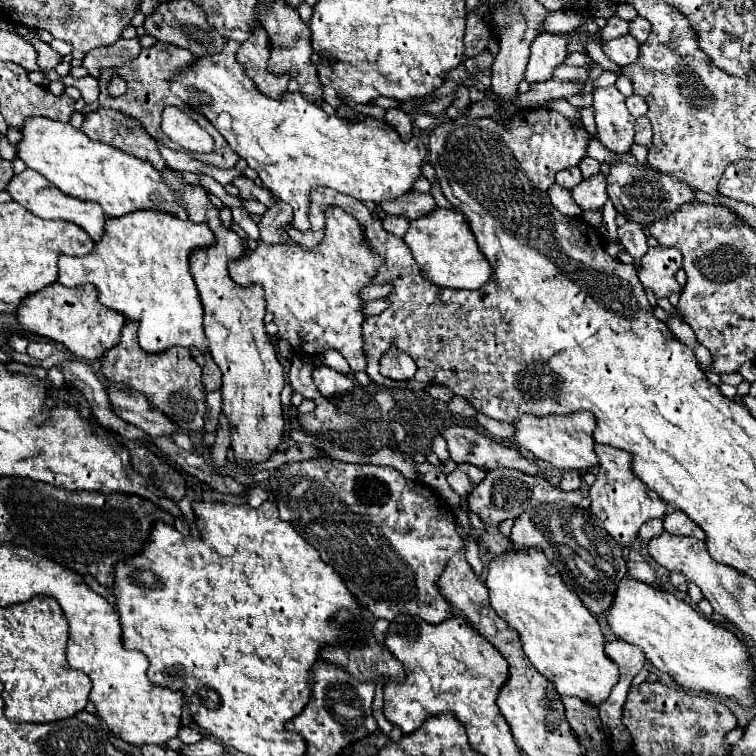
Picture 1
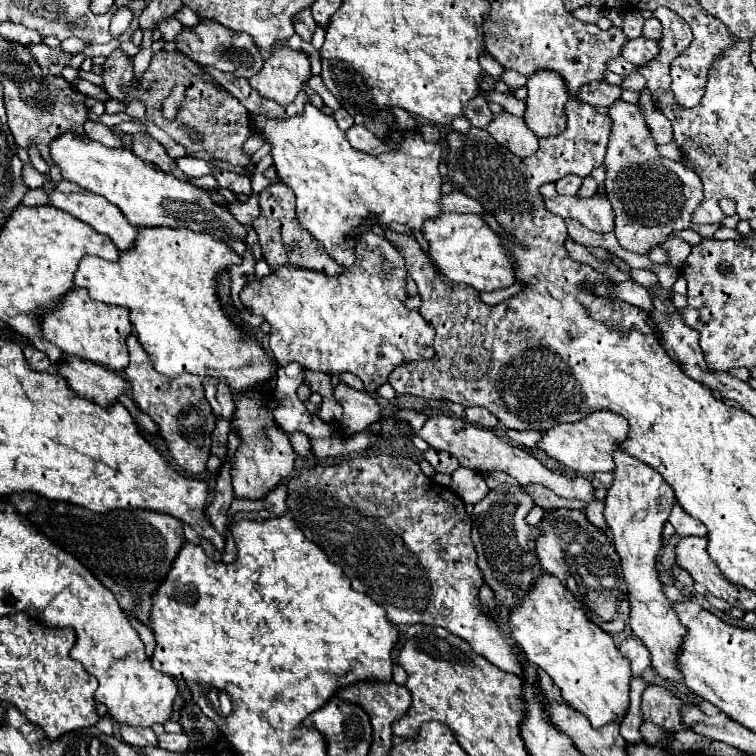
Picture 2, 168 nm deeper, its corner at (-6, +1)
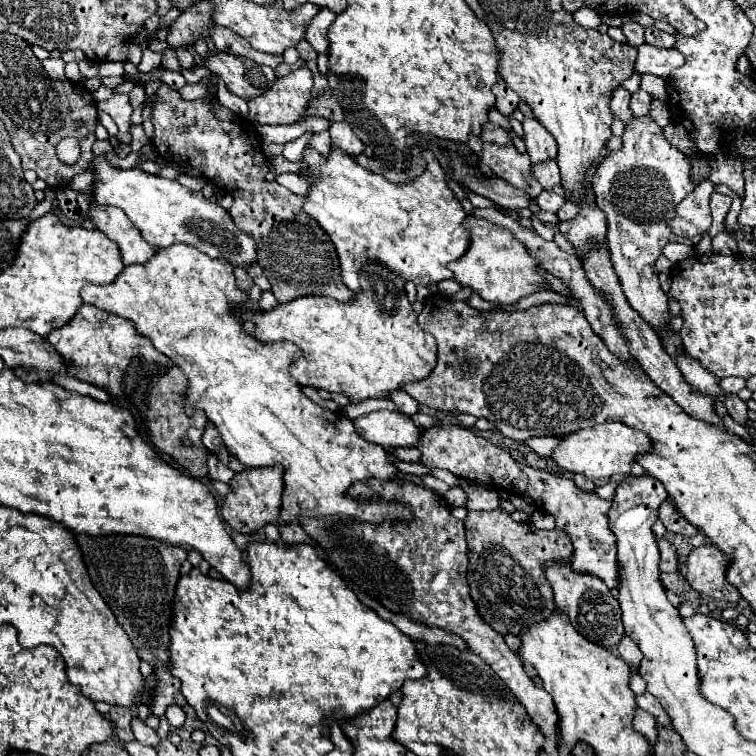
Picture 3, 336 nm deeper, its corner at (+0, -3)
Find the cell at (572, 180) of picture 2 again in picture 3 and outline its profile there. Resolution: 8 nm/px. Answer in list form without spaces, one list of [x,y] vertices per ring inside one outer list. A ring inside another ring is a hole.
[[[544,190],[544,192],[536,198],[536,202],[538,202],[538,206],[540,206],[542,210],[548,210],[548,212],[558,212],[558,210],[562,208],[562,204],[566,202],[566,198],[564,198],[564,196],[560,196],[560,194],[556,194],[556,192]]]

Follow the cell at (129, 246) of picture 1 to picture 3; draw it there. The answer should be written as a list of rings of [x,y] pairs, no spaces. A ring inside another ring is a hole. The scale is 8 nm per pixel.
[[[172,244],[170,248],[160,248],[154,252],[154,256],[146,262],[146,264],[128,264],[118,276],[114,282],[110,284],[84,284],[86,288],[82,288],[80,296],[86,304],[92,304],[92,306],[98,306],[106,312],[112,312],[112,314],[118,314],[118,316],[124,316],[128,320],[134,322],[136,326],[136,332],[144,338],[148,338],[154,348],[158,352],[162,352],[166,358],[170,358],[184,374],[186,374],[186,380],[188,380],[188,388],[186,388],[186,394],[184,394],[184,404],[186,404],[186,414],[194,414],[196,410],[204,410],[208,420],[212,420],[228,448],[228,452],[236,454],[236,458],[246,466],[246,468],[252,468],[252,466],[270,466],[270,464],[282,464],[284,466],[284,498],[282,498],[282,512],[280,512],[280,520],[284,522],[290,522],[290,520],[300,520],[302,516],[338,516],[338,518],[354,518],[354,520],[362,520],[362,522],[380,522],[382,518],[384,520],[402,520],[402,518],[412,518],[410,516],[410,510],[400,506],[400,504],[384,504],[382,502],[356,502],[348,496],[344,496],[344,492],[358,480],[364,480],[364,478],[396,478],[396,468],[394,464],[388,460],[386,456],[386,450],[378,444],[372,444],[372,442],[366,442],[364,438],[360,438],[356,432],[354,432],[354,426],[352,426],[352,420],[346,418],[344,414],[336,414],[336,412],[330,412],[326,408],[320,408],[318,404],[314,404],[312,400],[308,400],[302,392],[300,392],[300,386],[298,382],[288,374],[288,366],[294,358],[298,358],[298,346],[290,344],[290,342],[276,342],[276,344],[260,344],[254,336],[246,334],[244,328],[240,326],[240,322],[236,320],[234,312],[232,312],[232,306],[238,306],[240,302],[248,300],[246,294],[242,290],[236,288],[236,280],[234,280],[234,272],[232,272],[232,264],[226,262],[224,258],[210,258],[206,254],[202,254],[200,250],[196,250],[194,246],[190,244]]]

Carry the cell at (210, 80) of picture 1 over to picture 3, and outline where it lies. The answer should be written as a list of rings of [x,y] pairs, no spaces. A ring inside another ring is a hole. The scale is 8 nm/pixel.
[[[310,144],[304,148],[302,162],[306,168],[296,172],[300,178],[310,180],[302,210],[330,236],[340,260],[342,282],[352,292],[360,288],[358,270],[366,260],[378,260],[416,286],[426,286],[428,282],[452,278],[446,264],[466,252],[468,232],[462,226],[466,212],[448,188],[438,158],[430,150],[424,150],[422,156],[426,160],[424,174],[414,182],[394,184],[382,174],[362,168],[336,146],[330,146],[328,156]]]

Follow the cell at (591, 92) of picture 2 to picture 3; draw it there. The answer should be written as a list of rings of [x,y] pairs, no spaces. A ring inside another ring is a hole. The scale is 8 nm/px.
[[[616,88],[612,92],[612,98],[610,98],[610,110],[614,114],[614,118],[620,118],[622,122],[630,120],[632,112],[628,108],[628,100],[630,100],[630,92],[626,92],[624,88]]]

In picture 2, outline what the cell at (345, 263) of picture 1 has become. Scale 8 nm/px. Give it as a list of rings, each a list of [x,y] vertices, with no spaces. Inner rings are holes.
[[[366,232],[356,244],[354,266],[344,270],[344,274],[338,278],[294,266],[282,266],[264,280],[248,284],[240,294],[240,302],[250,314],[262,316],[270,324],[270,350],[280,366],[296,362],[304,370],[324,374],[352,372],[364,382],[366,392],[376,392],[388,382],[390,372],[404,362],[434,358],[434,328],[420,316],[418,310],[410,310],[404,304],[408,300],[406,276],[408,272],[404,268],[404,256],[386,238]]]

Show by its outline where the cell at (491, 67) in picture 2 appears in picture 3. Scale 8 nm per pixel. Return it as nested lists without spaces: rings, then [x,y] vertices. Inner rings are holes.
[[[498,78],[498,84],[492,86],[492,92],[494,92],[494,96],[496,96],[496,108],[500,110],[500,114],[510,116],[512,110],[518,106],[520,96],[518,96],[516,92],[512,92],[502,78]]]

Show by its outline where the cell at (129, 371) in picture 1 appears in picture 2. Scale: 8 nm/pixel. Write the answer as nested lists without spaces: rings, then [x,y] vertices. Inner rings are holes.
[[[128,336],[126,346],[130,354],[130,364],[124,370],[124,378],[130,384],[132,400],[144,414],[154,420],[154,424],[158,426],[158,434],[168,444],[168,450],[176,464],[188,474],[204,472],[210,456],[210,436],[216,426],[216,420],[212,416],[210,404],[204,398],[202,380],[190,374],[182,374],[174,380],[168,380],[152,368],[152,360],[148,358],[146,350],[138,344],[136,336]]]

